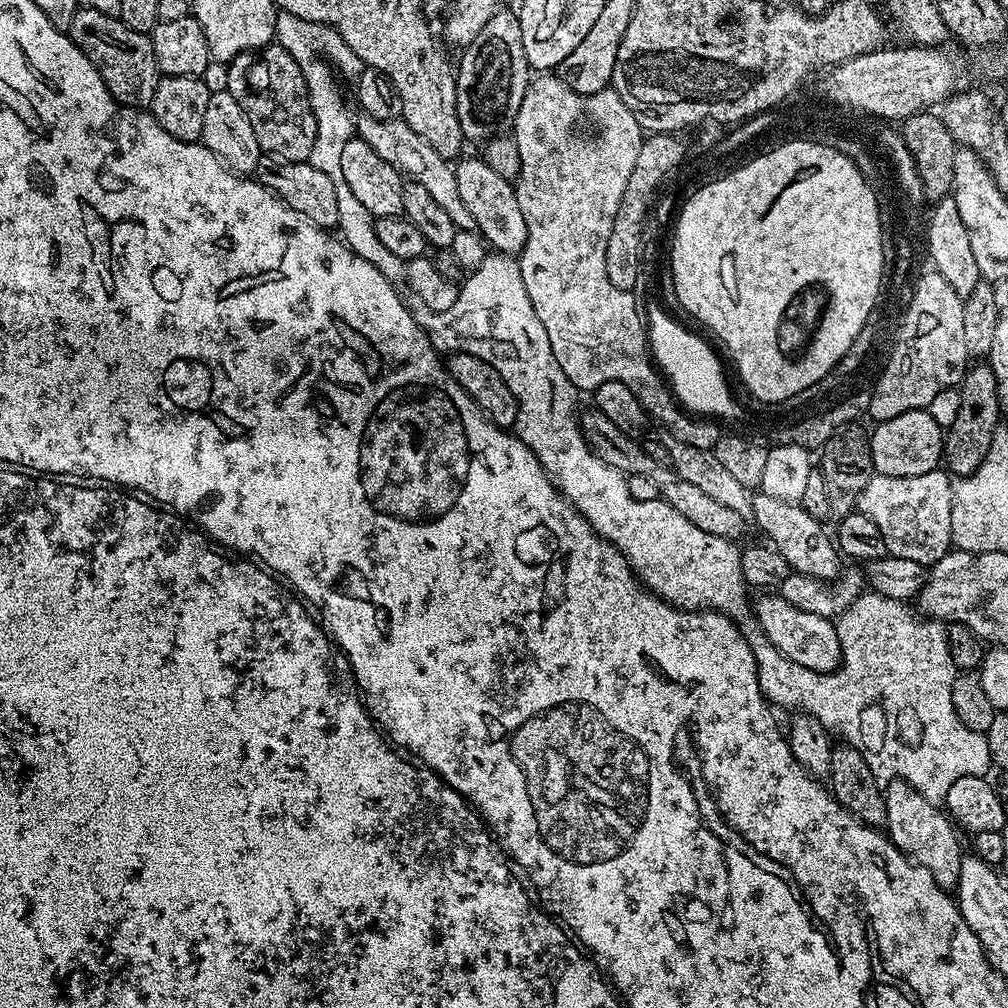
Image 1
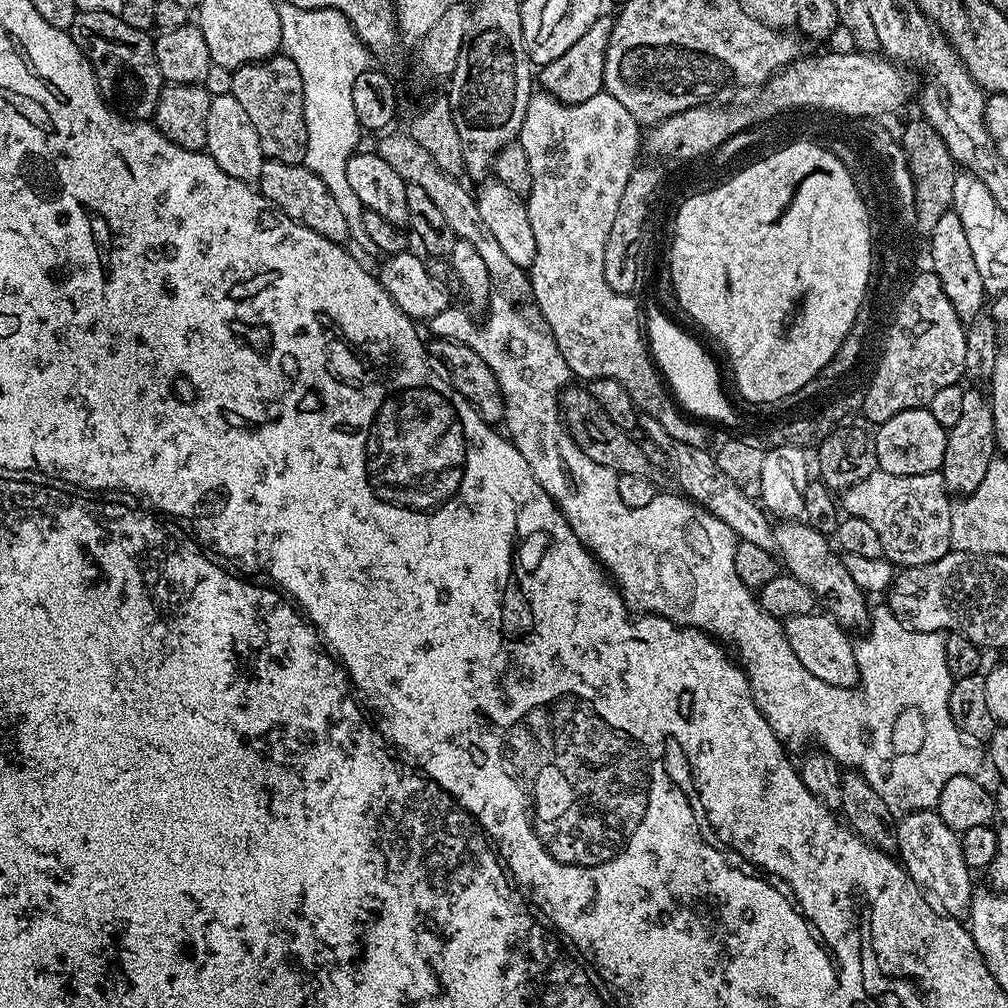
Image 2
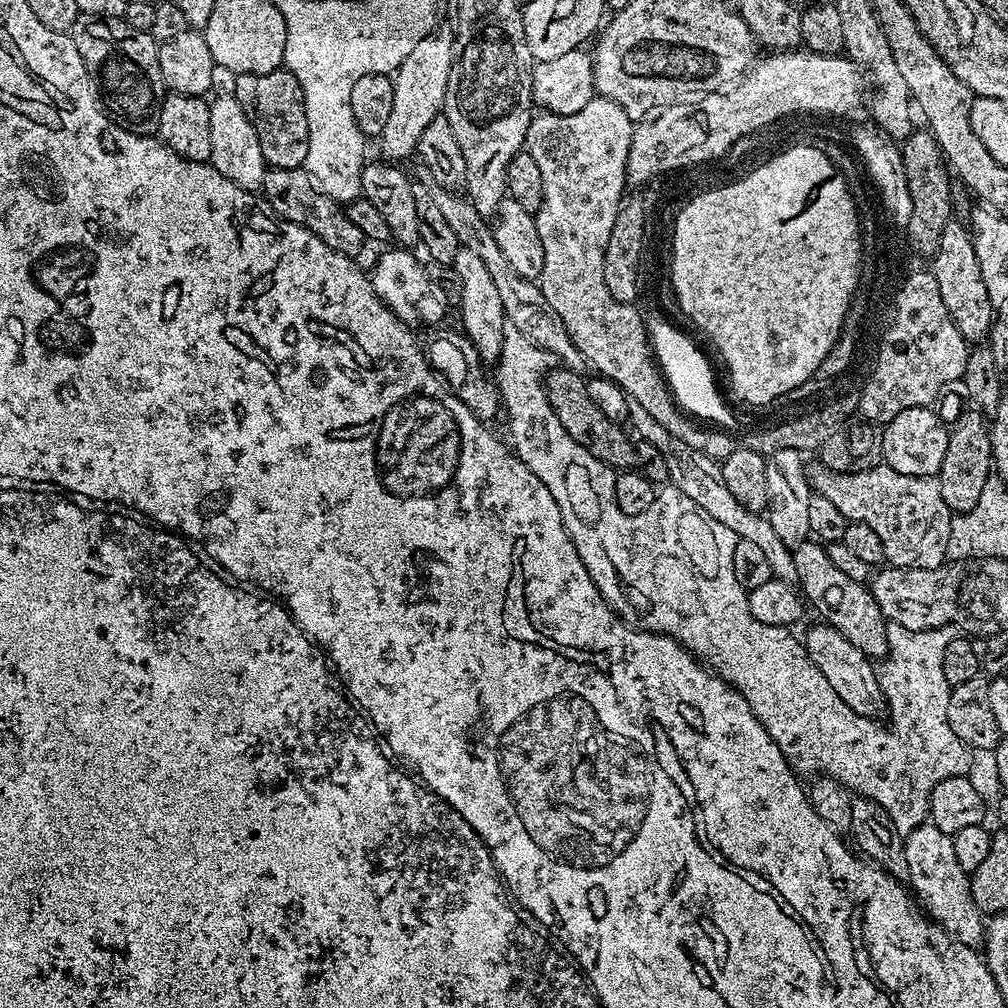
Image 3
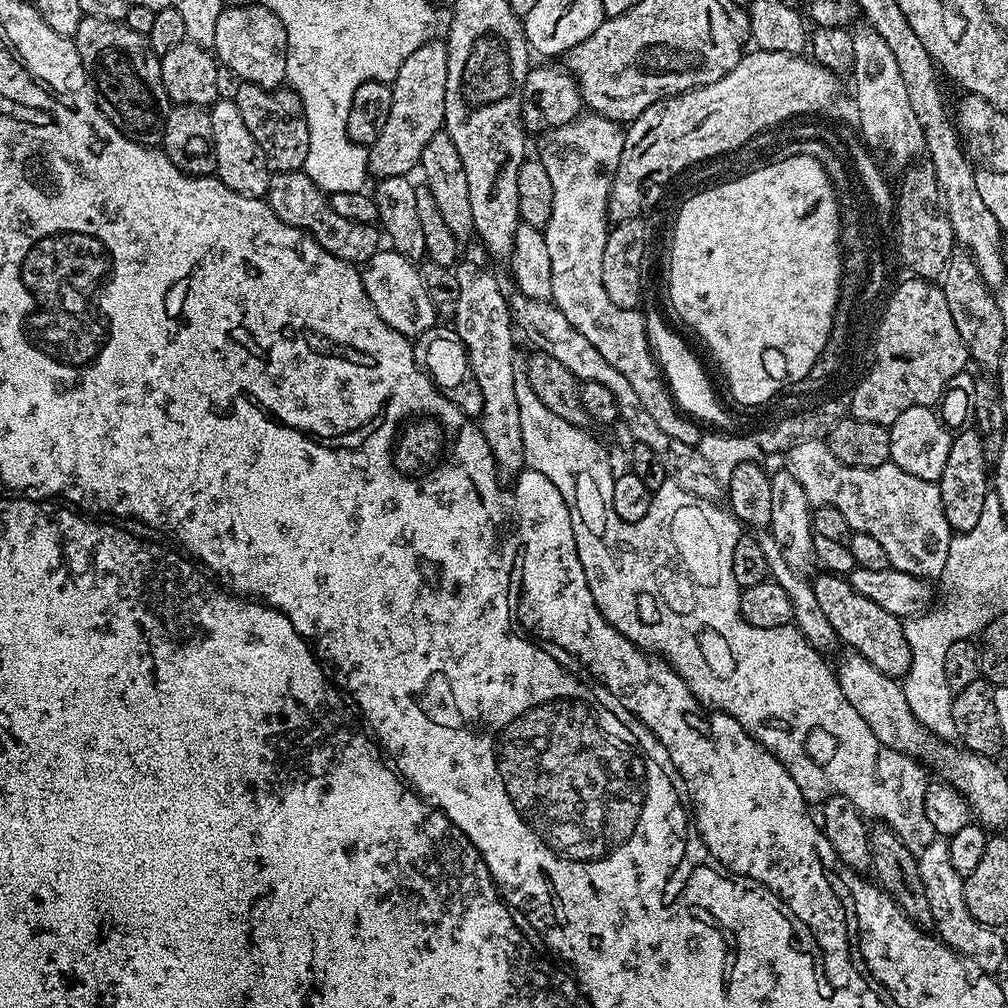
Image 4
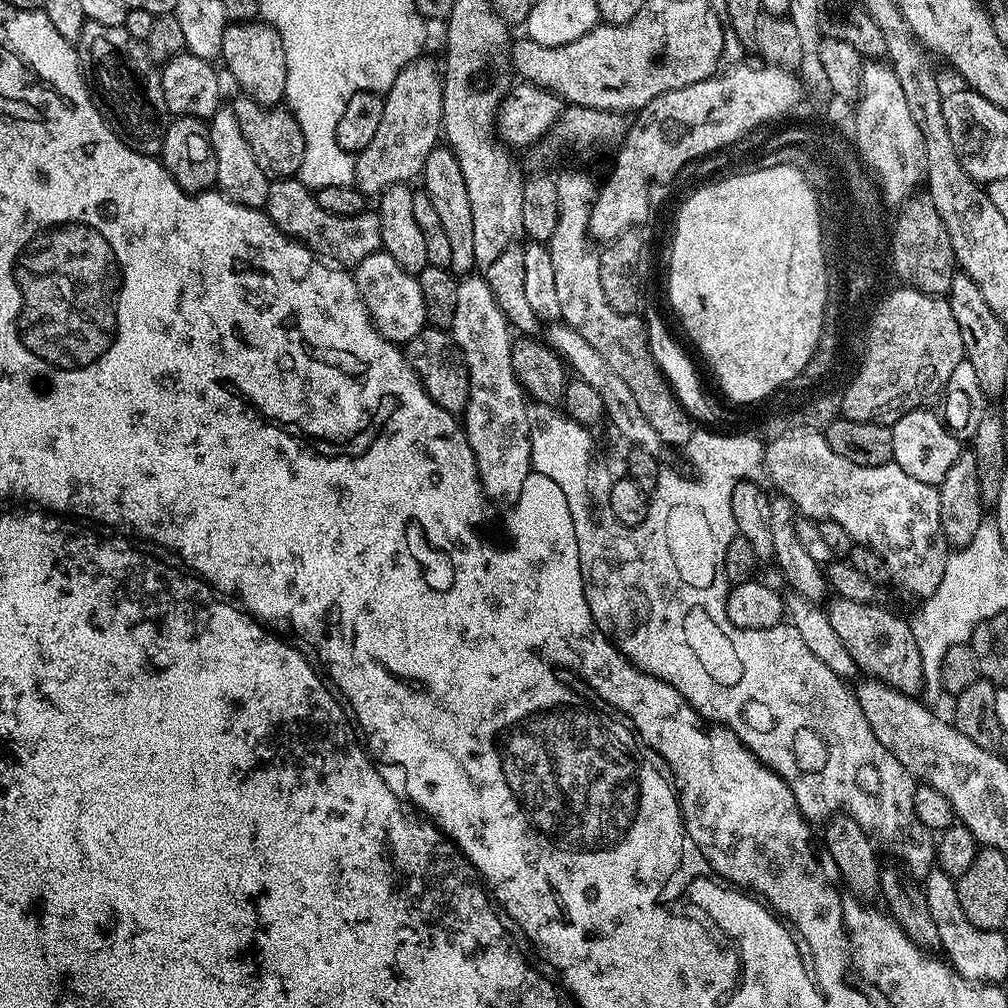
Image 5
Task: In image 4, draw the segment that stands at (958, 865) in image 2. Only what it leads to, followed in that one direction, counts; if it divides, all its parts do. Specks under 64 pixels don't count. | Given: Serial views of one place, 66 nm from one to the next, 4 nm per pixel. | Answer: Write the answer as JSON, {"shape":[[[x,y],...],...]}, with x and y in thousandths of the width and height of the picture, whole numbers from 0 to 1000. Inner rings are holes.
{"shape":[[[939,832],[924,833],[919,840],[912,842],[909,850],[911,867],[915,867],[915,879],[919,879],[919,892],[923,895],[923,907],[928,928],[940,940],[945,940],[956,951],[962,953],[967,960],[975,964],[988,966],[996,956],[996,933],[993,926],[986,921],[971,917],[958,903],[958,887],[956,886],[956,870],[946,863],[942,856],[942,843]]]}

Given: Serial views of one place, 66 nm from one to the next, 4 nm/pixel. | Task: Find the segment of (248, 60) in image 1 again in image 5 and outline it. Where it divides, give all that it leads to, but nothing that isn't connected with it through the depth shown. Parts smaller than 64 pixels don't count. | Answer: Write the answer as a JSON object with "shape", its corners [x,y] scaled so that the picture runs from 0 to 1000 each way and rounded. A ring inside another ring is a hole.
{"shape":[[[239,93],[228,103],[232,117],[240,129],[248,149],[252,149],[252,158],[260,173],[270,179],[284,179],[293,176],[300,165],[300,156],[304,153],[304,137],[300,137],[300,125],[296,125],[294,115],[282,105],[267,105],[252,101],[252,97]]]}

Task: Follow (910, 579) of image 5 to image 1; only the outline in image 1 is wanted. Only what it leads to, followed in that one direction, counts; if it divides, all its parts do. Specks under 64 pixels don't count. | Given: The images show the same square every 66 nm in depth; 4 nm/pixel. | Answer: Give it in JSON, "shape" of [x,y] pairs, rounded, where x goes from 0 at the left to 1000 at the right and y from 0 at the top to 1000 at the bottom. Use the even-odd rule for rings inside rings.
{"shape":[[[937,466],[906,472],[866,470],[849,495],[849,507],[859,510],[875,526],[881,551],[924,562],[945,543],[942,526],[945,479],[945,473]]]}

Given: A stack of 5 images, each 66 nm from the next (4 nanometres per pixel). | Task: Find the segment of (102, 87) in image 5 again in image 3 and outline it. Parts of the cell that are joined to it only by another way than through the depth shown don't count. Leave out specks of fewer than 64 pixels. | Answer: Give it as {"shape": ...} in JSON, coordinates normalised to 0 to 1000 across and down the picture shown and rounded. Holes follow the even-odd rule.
{"shape":[[[81,12],[73,22],[69,35],[73,46],[77,46],[77,54],[81,54],[81,62],[85,62],[88,73],[95,80],[95,86],[107,114],[116,123],[120,123],[125,131],[137,133],[140,137],[154,136],[159,129],[161,101],[165,88],[161,69],[157,65],[159,50],[151,33],[133,30],[133,26],[129,26],[117,16],[98,16]]]}

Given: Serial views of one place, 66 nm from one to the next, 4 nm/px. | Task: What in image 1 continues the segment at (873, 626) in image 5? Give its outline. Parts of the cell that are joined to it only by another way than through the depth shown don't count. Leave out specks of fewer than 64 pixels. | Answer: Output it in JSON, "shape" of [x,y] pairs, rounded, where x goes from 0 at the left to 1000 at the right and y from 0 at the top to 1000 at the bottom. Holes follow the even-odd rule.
{"shape":[[[751,487],[746,493],[746,512],[750,520],[763,532],[765,543],[776,550],[783,559],[787,568],[802,570],[804,573],[825,577],[835,566],[835,553],[827,539],[826,533],[817,525],[814,517],[804,514],[793,499],[766,494],[763,490]]]}

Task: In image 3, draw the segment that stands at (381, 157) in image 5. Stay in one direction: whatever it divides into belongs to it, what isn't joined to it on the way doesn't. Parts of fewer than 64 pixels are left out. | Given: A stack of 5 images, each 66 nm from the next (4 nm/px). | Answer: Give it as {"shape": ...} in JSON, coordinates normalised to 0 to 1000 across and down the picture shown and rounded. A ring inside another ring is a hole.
{"shape":[[[434,27],[432,32],[423,34],[407,54],[403,62],[394,67],[389,84],[391,85],[391,106],[383,120],[383,129],[375,136],[375,143],[381,150],[380,158],[385,161],[401,161],[412,152],[423,125],[438,114],[442,97],[442,81],[446,81],[446,69],[452,61],[452,37],[447,27]]]}

